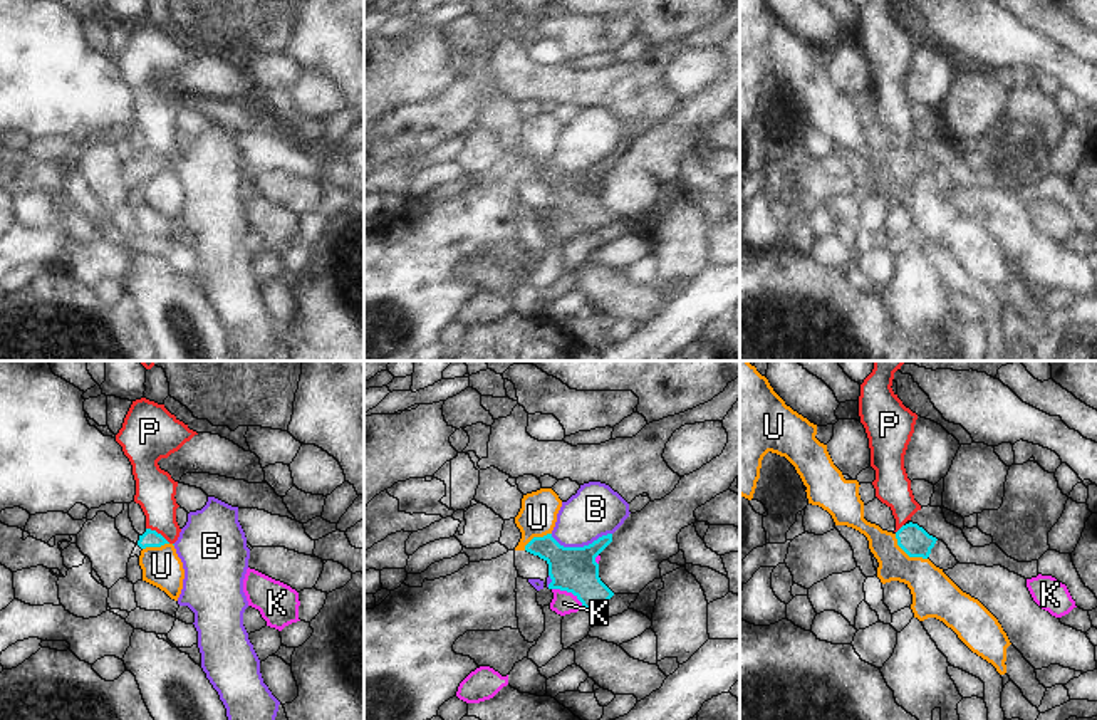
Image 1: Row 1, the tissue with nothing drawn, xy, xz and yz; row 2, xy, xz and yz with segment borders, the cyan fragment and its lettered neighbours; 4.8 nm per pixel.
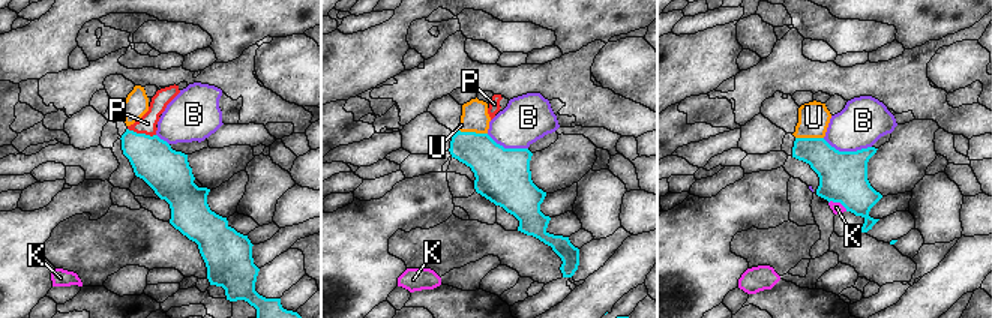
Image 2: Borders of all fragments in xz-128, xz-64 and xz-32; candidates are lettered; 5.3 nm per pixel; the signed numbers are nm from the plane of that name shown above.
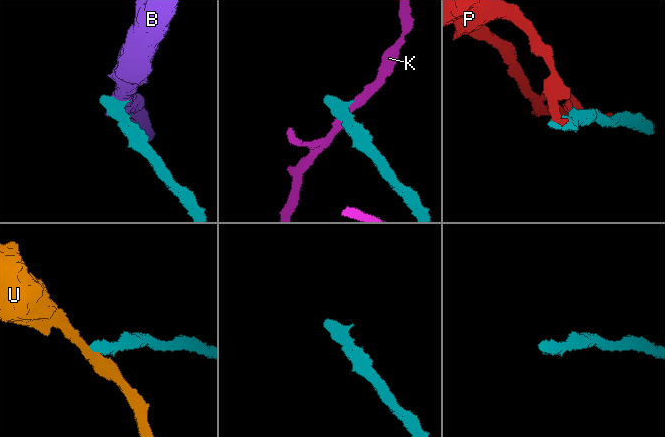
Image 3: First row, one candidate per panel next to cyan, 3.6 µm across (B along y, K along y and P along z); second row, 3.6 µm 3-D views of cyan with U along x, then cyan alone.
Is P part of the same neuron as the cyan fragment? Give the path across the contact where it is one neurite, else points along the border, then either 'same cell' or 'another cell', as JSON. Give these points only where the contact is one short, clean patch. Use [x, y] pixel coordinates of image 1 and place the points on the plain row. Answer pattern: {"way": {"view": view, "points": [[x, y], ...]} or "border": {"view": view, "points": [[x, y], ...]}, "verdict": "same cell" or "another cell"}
{"border": {"view": "xy", "points": [[146, 151], [160, 156], [170, 166]]}, "verdict": "another cell"}

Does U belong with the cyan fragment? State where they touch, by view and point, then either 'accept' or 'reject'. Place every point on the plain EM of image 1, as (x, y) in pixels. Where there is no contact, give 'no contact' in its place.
yz (908, 178) | reject

